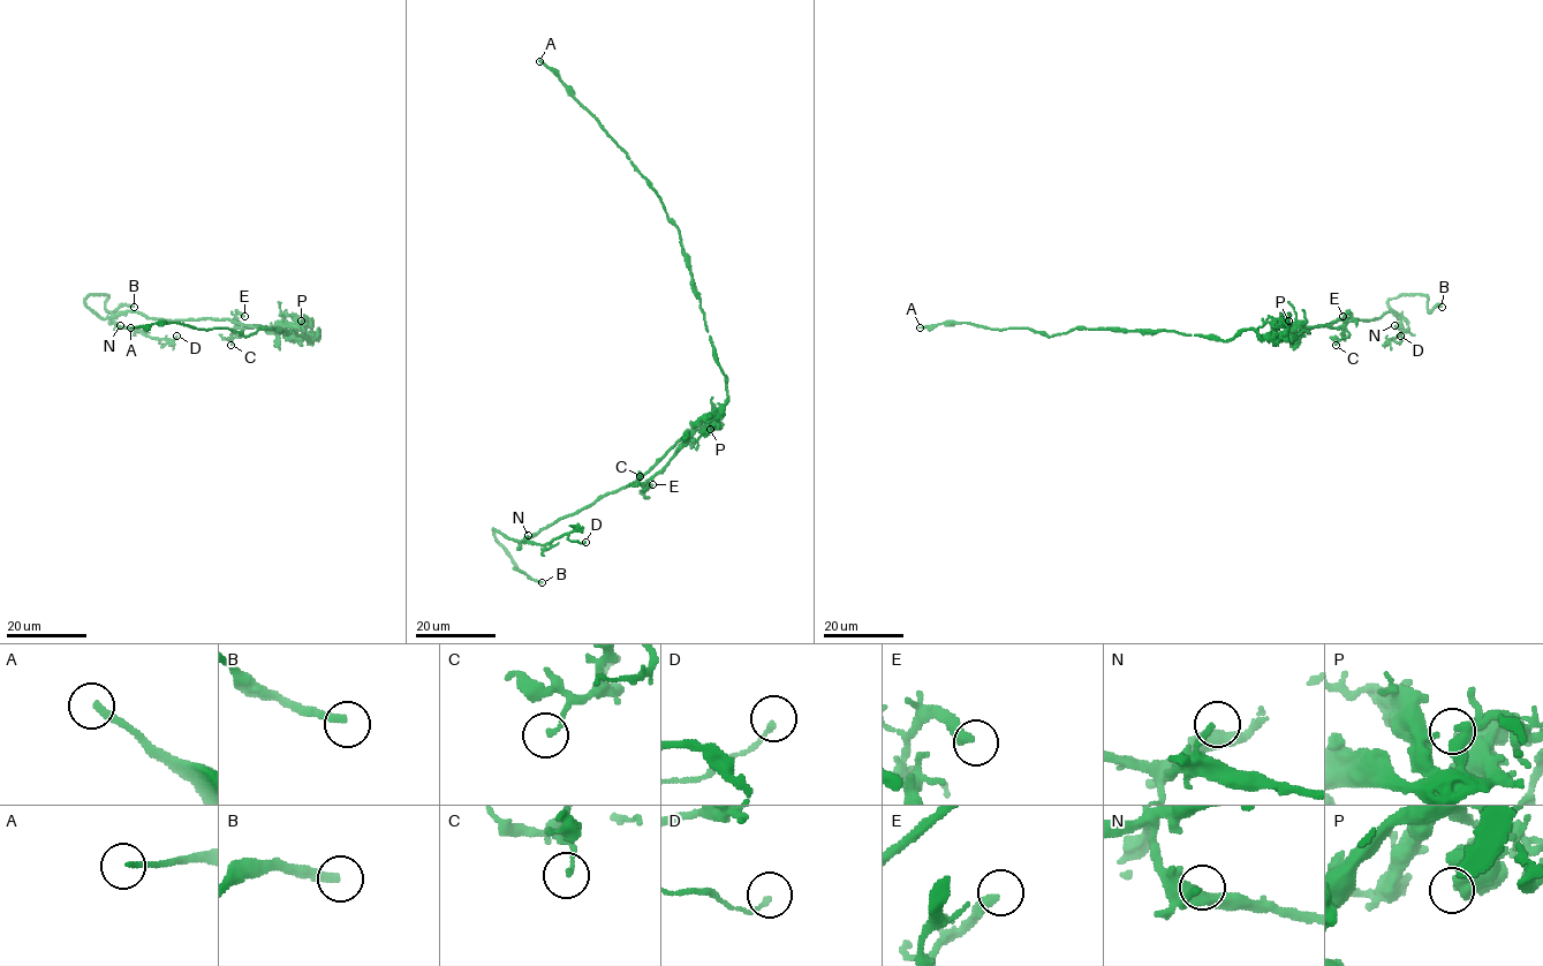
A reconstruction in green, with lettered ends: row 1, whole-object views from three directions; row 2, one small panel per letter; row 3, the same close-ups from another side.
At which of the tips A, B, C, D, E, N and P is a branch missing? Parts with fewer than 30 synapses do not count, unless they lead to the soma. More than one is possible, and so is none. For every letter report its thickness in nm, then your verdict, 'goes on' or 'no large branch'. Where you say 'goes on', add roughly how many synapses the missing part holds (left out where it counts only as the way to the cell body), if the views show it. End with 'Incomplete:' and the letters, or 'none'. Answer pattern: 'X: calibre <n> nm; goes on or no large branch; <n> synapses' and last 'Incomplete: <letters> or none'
A: calibre 190 nm; no large branch
B: calibre 260 nm; goes on
C: calibre 130 nm; no large branch
D: calibre 150 nm; no large branch
E: calibre 360 nm; no large branch
N: calibre 170 nm; no large branch
P: calibre 400 nm; no large branch
Incomplete: B

